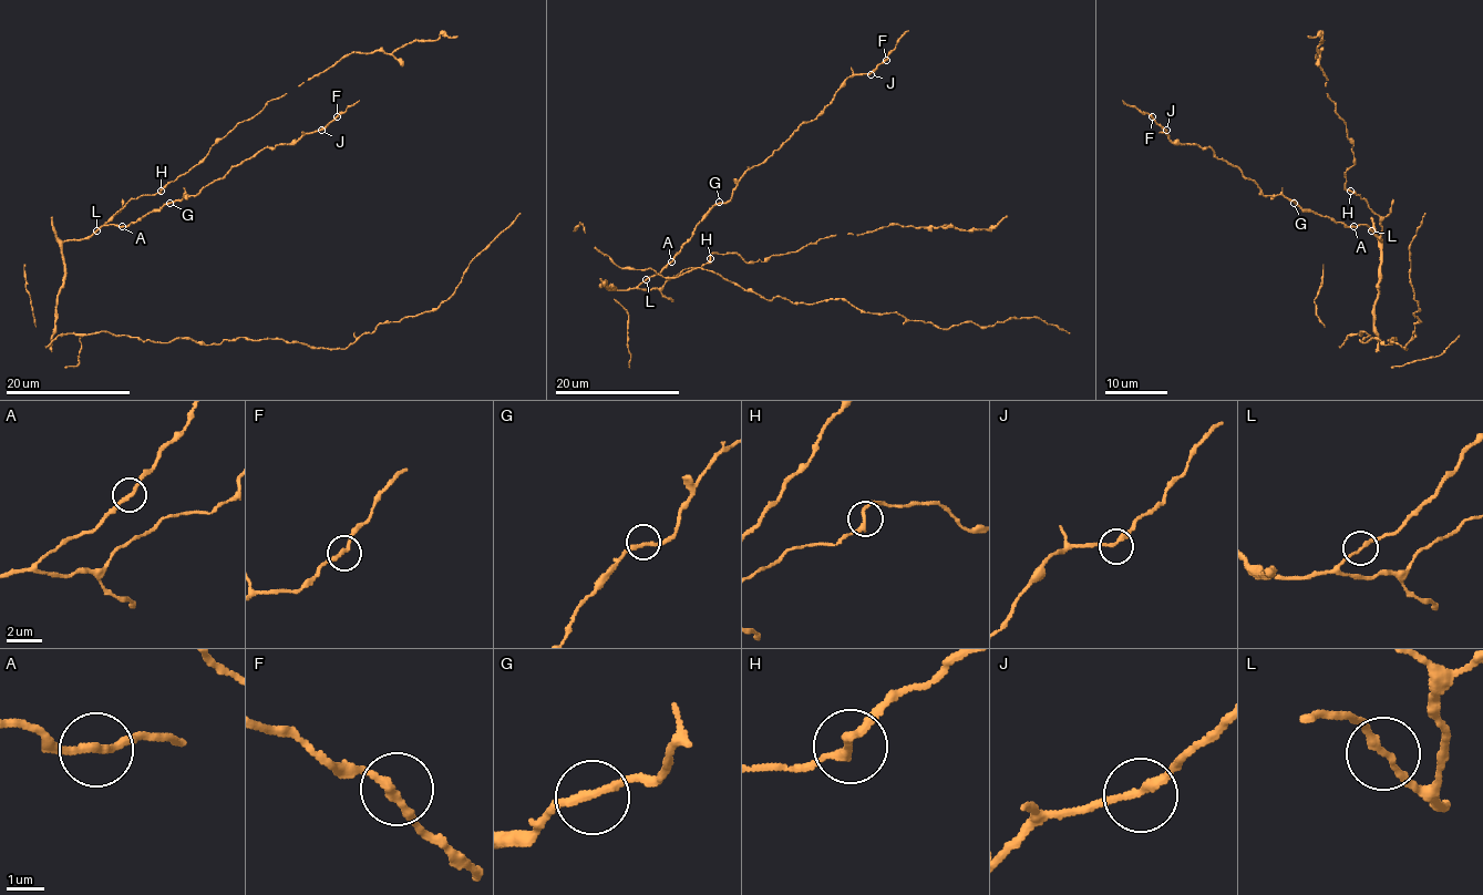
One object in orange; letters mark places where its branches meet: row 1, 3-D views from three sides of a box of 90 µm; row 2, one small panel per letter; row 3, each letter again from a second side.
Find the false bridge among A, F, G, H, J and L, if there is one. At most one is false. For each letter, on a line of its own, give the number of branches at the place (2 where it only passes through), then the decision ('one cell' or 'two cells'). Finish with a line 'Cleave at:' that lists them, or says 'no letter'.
A: 2 | one cell
F: 2 | one cell
G: 2 | one cell
H: 2 | one cell
J: 2 | one cell
L: 2 | one cell
Cleave at: no letter

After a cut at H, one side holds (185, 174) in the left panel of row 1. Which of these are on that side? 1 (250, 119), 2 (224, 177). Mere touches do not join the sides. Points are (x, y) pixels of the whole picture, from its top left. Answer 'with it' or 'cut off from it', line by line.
1: with it
2: cut off from it

